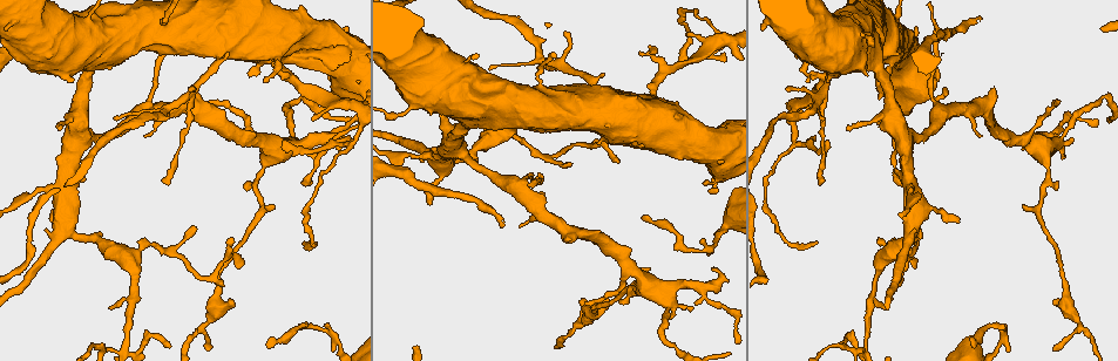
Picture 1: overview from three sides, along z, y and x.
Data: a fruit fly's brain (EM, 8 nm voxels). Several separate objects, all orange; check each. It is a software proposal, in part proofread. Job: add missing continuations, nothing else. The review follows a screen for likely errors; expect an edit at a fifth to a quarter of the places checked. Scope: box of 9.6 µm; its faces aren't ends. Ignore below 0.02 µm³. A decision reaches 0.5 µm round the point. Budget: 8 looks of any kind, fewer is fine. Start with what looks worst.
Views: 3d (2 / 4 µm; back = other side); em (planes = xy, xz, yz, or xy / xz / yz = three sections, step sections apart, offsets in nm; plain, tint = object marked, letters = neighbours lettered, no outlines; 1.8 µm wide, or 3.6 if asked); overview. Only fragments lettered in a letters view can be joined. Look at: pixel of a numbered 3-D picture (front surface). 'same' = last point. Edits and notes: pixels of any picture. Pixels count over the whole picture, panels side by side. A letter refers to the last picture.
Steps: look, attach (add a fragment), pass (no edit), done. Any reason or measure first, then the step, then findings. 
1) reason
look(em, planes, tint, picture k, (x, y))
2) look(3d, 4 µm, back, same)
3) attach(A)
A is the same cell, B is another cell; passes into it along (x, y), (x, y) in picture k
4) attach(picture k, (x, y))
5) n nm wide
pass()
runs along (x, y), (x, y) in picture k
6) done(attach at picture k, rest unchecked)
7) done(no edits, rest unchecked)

an open end
look(3d, 2 µm, picture 1, (1052, 300))

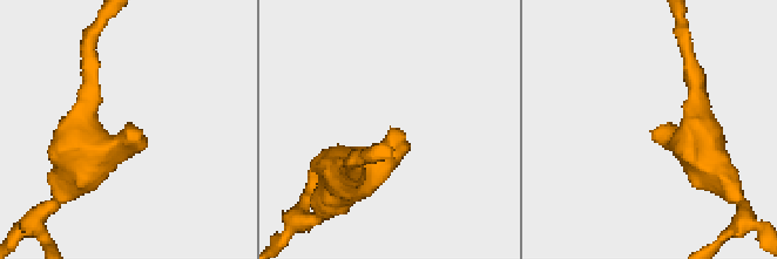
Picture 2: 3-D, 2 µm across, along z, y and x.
look(em, 3.6 µm, planes, letters, picture 2, (127, 129))

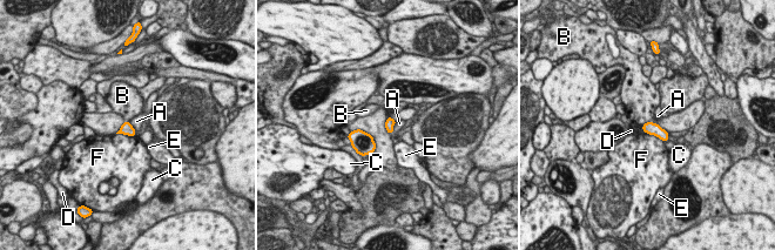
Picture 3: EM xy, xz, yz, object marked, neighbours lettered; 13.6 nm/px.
pass()
A, B, C, D, E and F are other cells; border along (651, 120), (641, 126) in picture 3; no lettered fragment goes on from it

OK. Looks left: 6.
thin end
look(3d, 2 µm, picture 1, (143, 135))

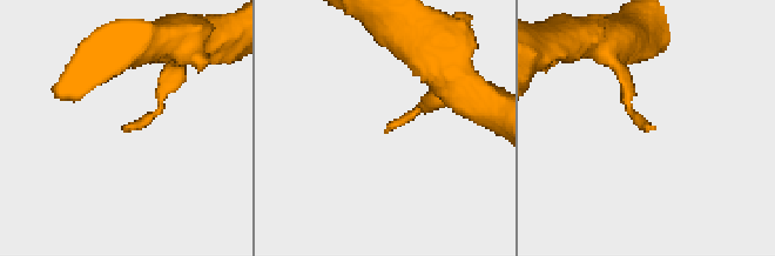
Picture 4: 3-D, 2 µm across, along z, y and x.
look(em, xy, step 16, letters, picture 4, (384, 132))

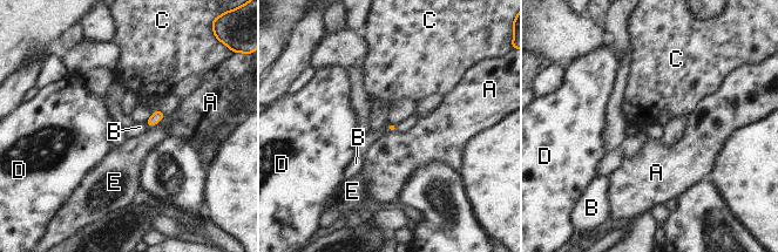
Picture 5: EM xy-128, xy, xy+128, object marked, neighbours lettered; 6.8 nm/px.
E touches over 120 nm
pass()
A, B, C, D and E are other cells; none of them fits

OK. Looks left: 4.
look(3d, 2 µm, picture 1, (586, 301))

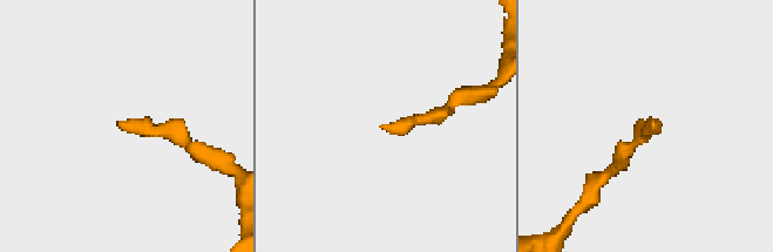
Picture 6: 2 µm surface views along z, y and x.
look(em, yz, step 16, letters, picture 6, (119, 123))

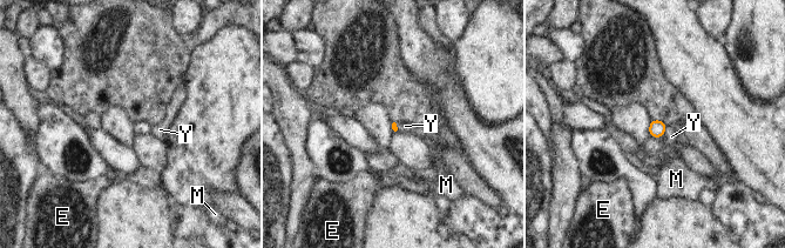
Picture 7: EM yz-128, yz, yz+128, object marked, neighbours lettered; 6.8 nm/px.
pass()
E, M and Y are other cells; border along (667, 125), (662, 138) in picture 7; none of them fits

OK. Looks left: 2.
done(no edits, rest unchecked)

